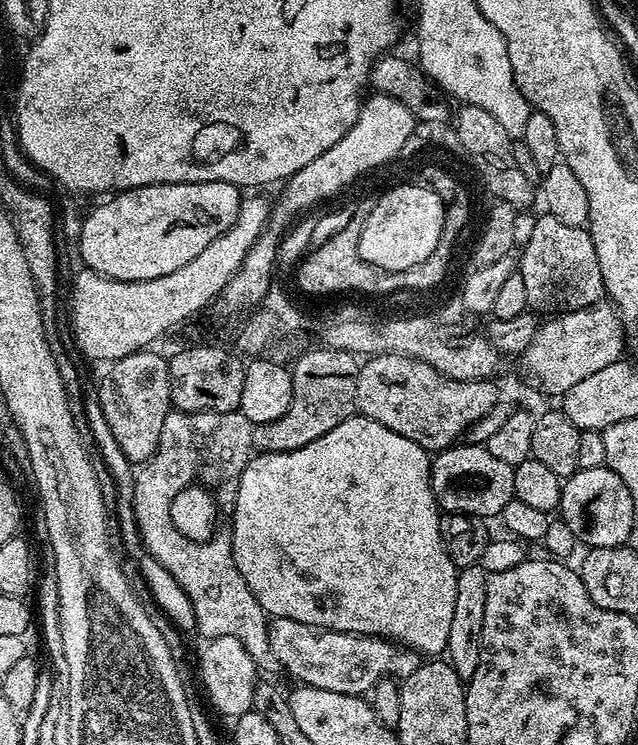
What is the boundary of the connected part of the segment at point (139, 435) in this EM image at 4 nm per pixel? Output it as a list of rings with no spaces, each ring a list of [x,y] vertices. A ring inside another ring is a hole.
[[[156,350],[135,352],[121,360],[111,361],[109,368],[112,369],[101,378],[100,384],[98,383],[102,410],[106,413],[106,423],[110,425],[114,439],[118,441],[118,446],[122,446],[126,458],[133,466],[144,464],[152,457],[158,446],[158,438],[162,438],[162,426],[166,426],[168,413],[173,411],[168,361],[163,355],[160,357],[158,353],[152,351]]]

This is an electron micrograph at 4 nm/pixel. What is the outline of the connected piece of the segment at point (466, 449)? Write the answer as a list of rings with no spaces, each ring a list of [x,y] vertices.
[[[460,442],[435,453],[432,460],[432,493],[445,513],[496,518],[514,499],[514,467],[494,458],[485,445]]]

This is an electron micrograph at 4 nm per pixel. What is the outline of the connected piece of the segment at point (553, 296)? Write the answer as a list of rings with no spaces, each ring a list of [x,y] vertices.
[[[537,215],[530,242],[526,242],[519,255],[518,270],[526,285],[526,302],[533,313],[573,312],[605,299],[602,266],[598,266],[598,250],[594,250],[587,227],[566,226],[566,222],[558,222],[553,216]]]

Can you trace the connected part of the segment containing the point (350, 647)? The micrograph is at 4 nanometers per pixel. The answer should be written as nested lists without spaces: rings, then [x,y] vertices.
[[[273,617],[269,621],[268,633],[270,648],[283,671],[286,670],[305,687],[334,693],[365,695],[387,676],[400,680],[408,677],[422,662],[419,653],[393,641],[378,636],[312,628],[292,618]]]

